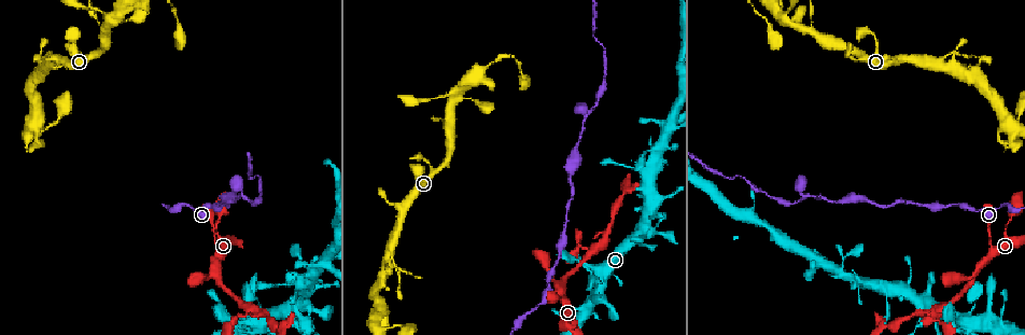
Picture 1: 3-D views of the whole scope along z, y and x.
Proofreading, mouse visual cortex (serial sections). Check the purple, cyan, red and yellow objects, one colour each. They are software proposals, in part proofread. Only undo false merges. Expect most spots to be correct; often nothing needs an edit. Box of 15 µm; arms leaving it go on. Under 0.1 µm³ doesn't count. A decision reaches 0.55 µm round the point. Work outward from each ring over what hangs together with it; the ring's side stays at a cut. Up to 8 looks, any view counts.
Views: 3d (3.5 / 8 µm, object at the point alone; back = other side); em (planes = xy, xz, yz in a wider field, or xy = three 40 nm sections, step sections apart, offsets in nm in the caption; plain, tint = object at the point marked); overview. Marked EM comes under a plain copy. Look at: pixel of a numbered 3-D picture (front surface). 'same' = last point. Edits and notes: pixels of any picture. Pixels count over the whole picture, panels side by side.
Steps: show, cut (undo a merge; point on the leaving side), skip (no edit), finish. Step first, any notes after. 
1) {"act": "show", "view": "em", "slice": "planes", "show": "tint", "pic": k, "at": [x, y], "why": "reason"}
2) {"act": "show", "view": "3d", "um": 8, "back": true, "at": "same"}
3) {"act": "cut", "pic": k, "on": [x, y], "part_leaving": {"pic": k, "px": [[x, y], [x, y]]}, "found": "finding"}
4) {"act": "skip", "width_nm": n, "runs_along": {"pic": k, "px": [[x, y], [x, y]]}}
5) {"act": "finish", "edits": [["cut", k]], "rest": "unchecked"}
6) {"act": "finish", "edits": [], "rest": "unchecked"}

{"act": "show", "view": "3d", "um": 8, "back": true, "pic": 1, "at": [560, 285], "why": "a fork"}

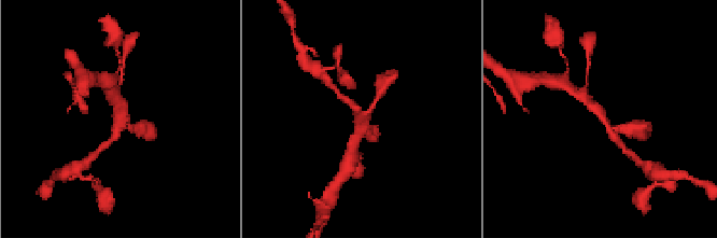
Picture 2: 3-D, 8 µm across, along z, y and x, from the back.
{"act": "show", "view": "em", "slice": "xy", "step": 1, "show": "tint", "pic": 2, "at": [603, 115], "arms": 3, "arm_widths_nm": [150, 250, 300]}

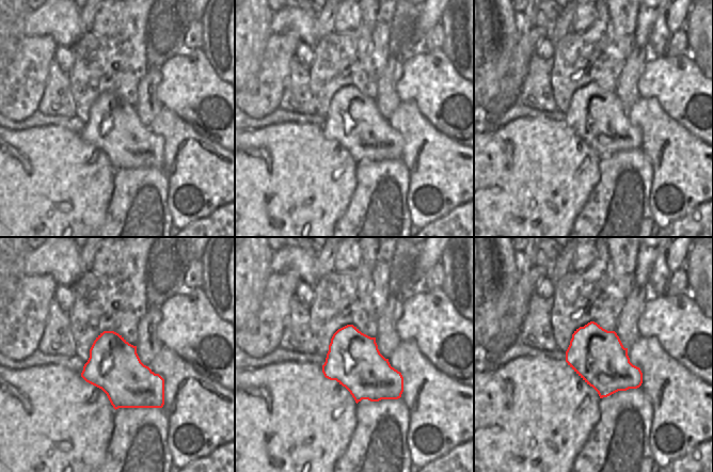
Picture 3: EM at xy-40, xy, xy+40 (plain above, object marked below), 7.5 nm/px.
{"act": "skip", "runs_along": {"pic": 2, "px": [[581, 96], [594, 106], [616, 140]]}, "found": "continuous, no second cell"}

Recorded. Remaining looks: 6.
{"act": "show", "view": "3d", "um": 3.5, "pic": 1, "at": [922, 303], "why": "abrupt turn"}

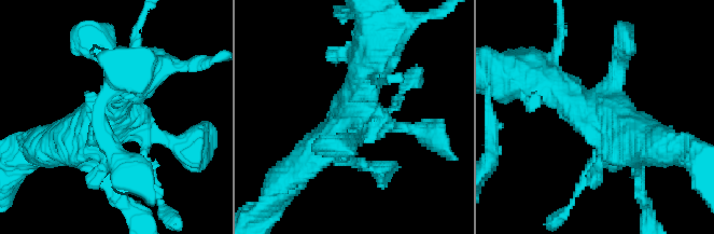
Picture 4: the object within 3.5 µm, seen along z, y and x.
{"act": "show", "view": "em", "slice": "xy", "step": 5, "show": "tint", "pic": 4, "at": [115, 122]}

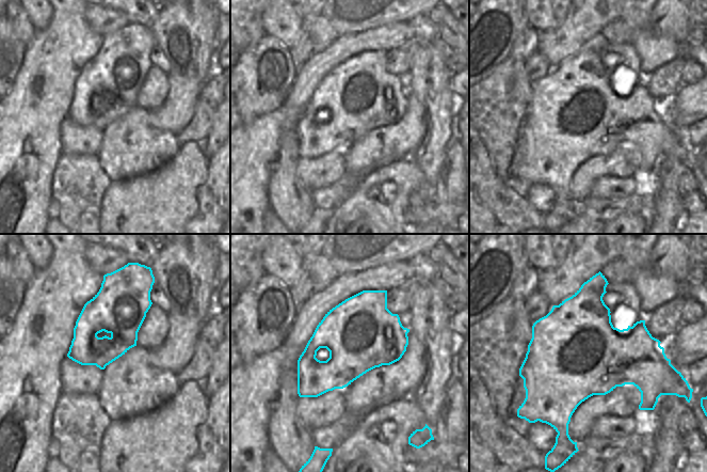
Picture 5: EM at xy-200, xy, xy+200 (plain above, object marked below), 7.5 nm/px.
{"act": "skip", "runs_along": {"pic": 4, "px": [[289, 173], [359, 120], [362, 79]]}, "found": "continuous, no second cell"}

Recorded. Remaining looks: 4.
{"act": "show", "view": "3d", "um": 3.5, "pic": 1, "at": [248, 310], "why": "narrows sharply"}

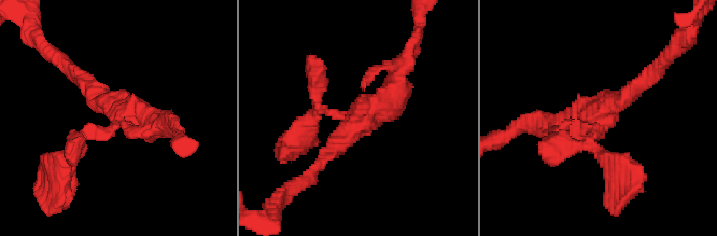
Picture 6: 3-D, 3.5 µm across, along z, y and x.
{"act": "show", "view": "em", "slice": "xy", "step": 3, "show": "tint", "pic": 6, "at": [361, 118], "arms": 3, "arm_widths_nm": [150, 200, 400]}

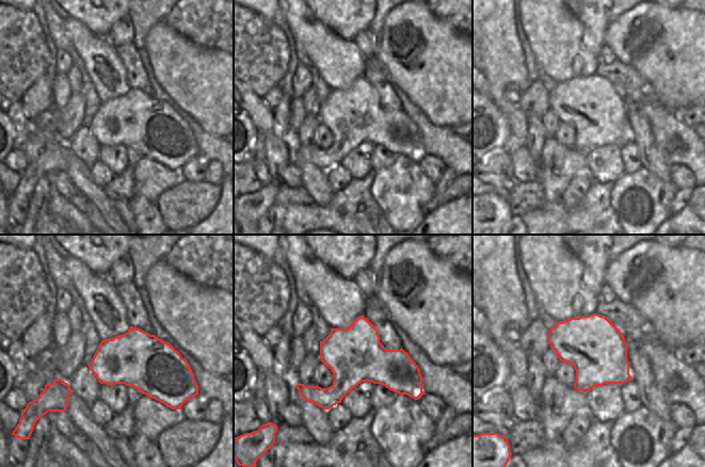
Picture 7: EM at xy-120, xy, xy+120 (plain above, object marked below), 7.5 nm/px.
{"act": "skip", "runs_along": {"pic": 6, "px": [[320, 162], [393, 98], [403, 65]]}, "found": "continuous, no second cell"}

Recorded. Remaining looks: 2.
{"act": "finish", "edits": [], "rest": "unchecked"}

